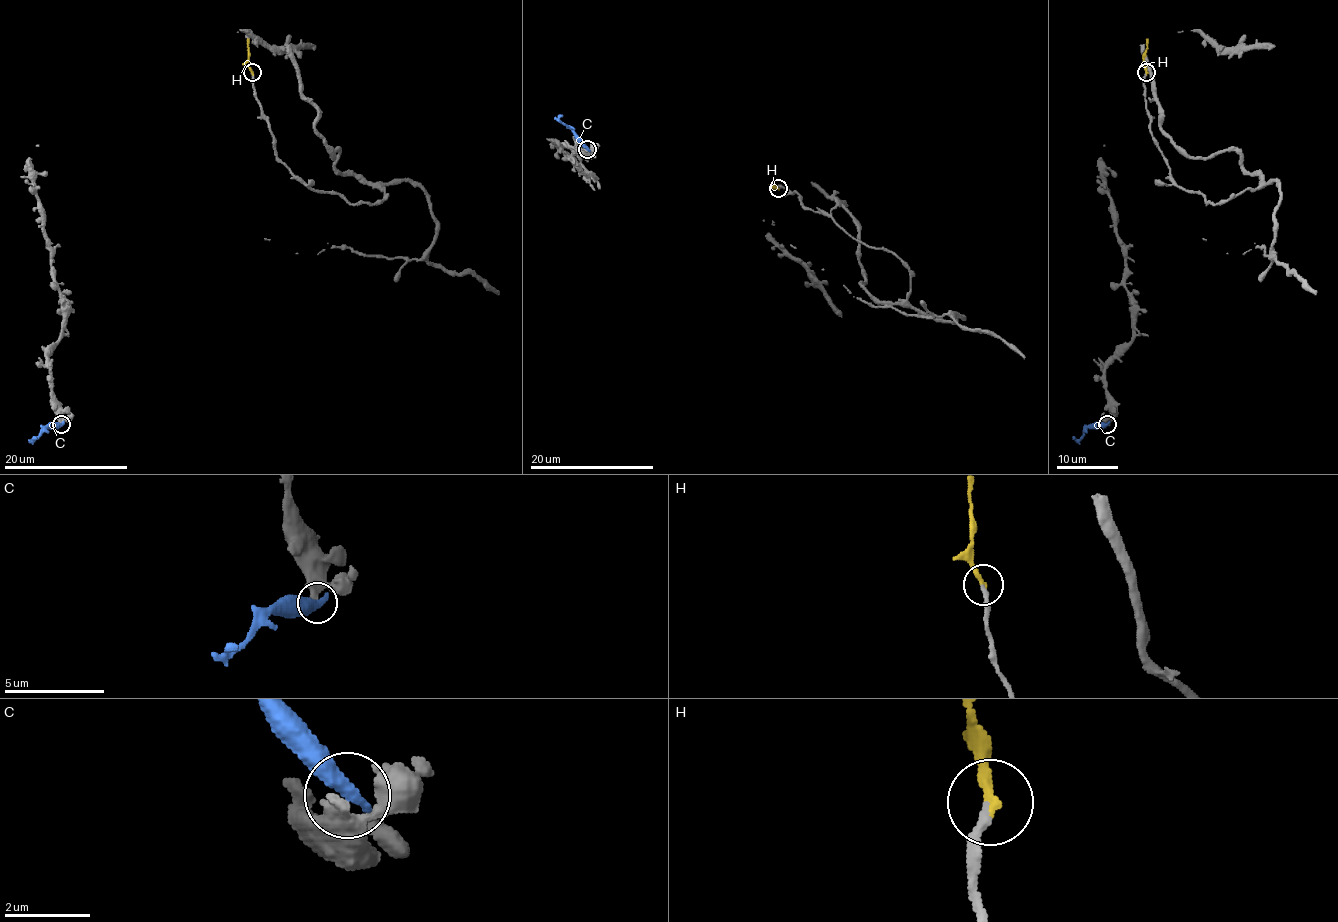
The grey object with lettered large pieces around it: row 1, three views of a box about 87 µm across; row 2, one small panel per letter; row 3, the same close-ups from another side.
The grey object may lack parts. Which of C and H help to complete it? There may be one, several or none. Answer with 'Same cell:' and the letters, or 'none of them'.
Same cell: H

